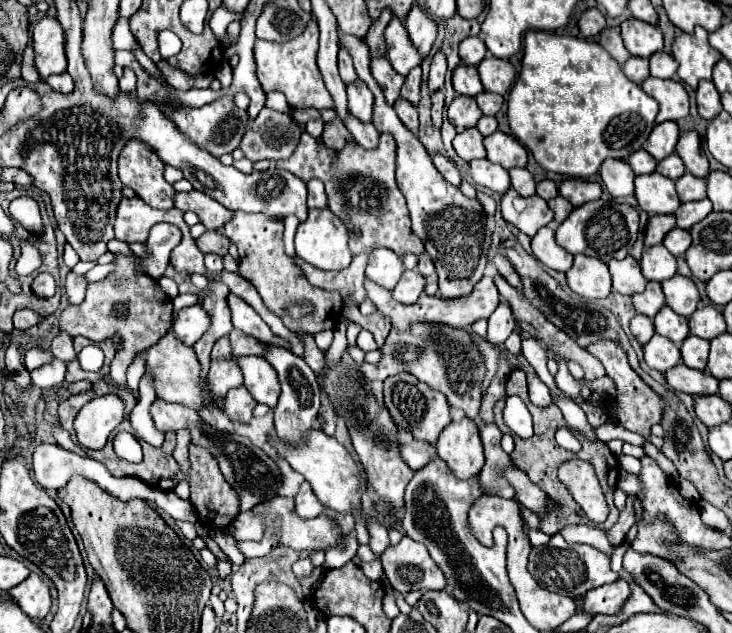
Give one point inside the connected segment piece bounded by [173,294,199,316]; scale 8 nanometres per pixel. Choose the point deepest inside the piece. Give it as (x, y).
(182, 300)

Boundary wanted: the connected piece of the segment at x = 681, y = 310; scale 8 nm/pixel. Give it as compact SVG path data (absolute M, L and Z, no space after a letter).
M675 274L673 278L665 280L663 292L665 292L667 306L671 306L677 314L683 314L685 318L689 318L699 304L699 290L695 282L681 274Z

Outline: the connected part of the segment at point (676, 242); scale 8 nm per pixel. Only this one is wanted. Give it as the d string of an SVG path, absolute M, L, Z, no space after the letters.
M673 228L665 240L663 240L663 246L673 254L673 256L681 256L687 252L687 248L691 246L691 234L687 230L681 230L681 228Z

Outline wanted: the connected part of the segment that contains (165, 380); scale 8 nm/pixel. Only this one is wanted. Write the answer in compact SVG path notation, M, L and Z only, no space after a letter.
M167 332L157 344L153 344L147 350L145 360L147 360L147 368L151 368L155 376L155 394L165 402L179 402L193 410L199 410L205 404L215 404L217 408L223 410L223 400L211 396L211 390L207 388L207 380L201 378L201 364L193 348L185 346L173 332Z

